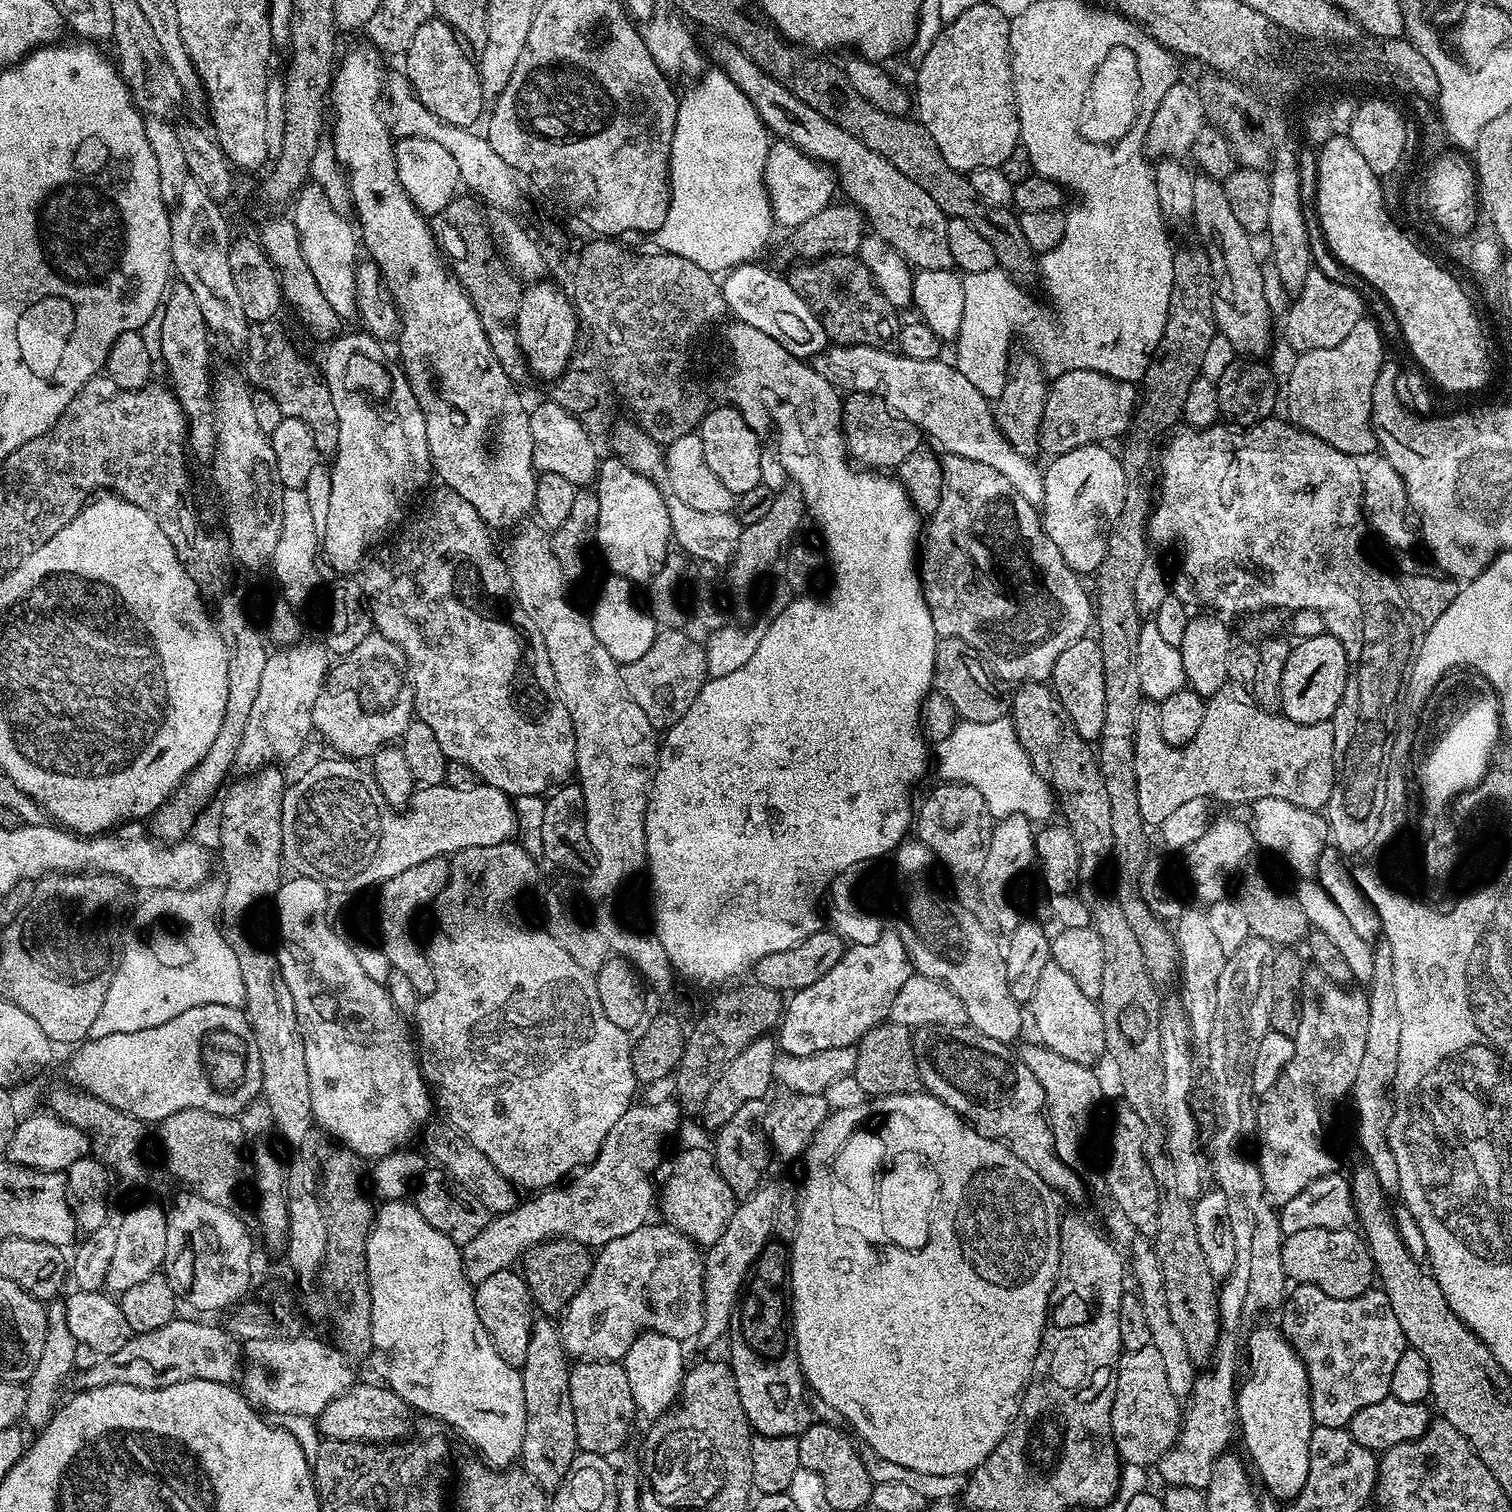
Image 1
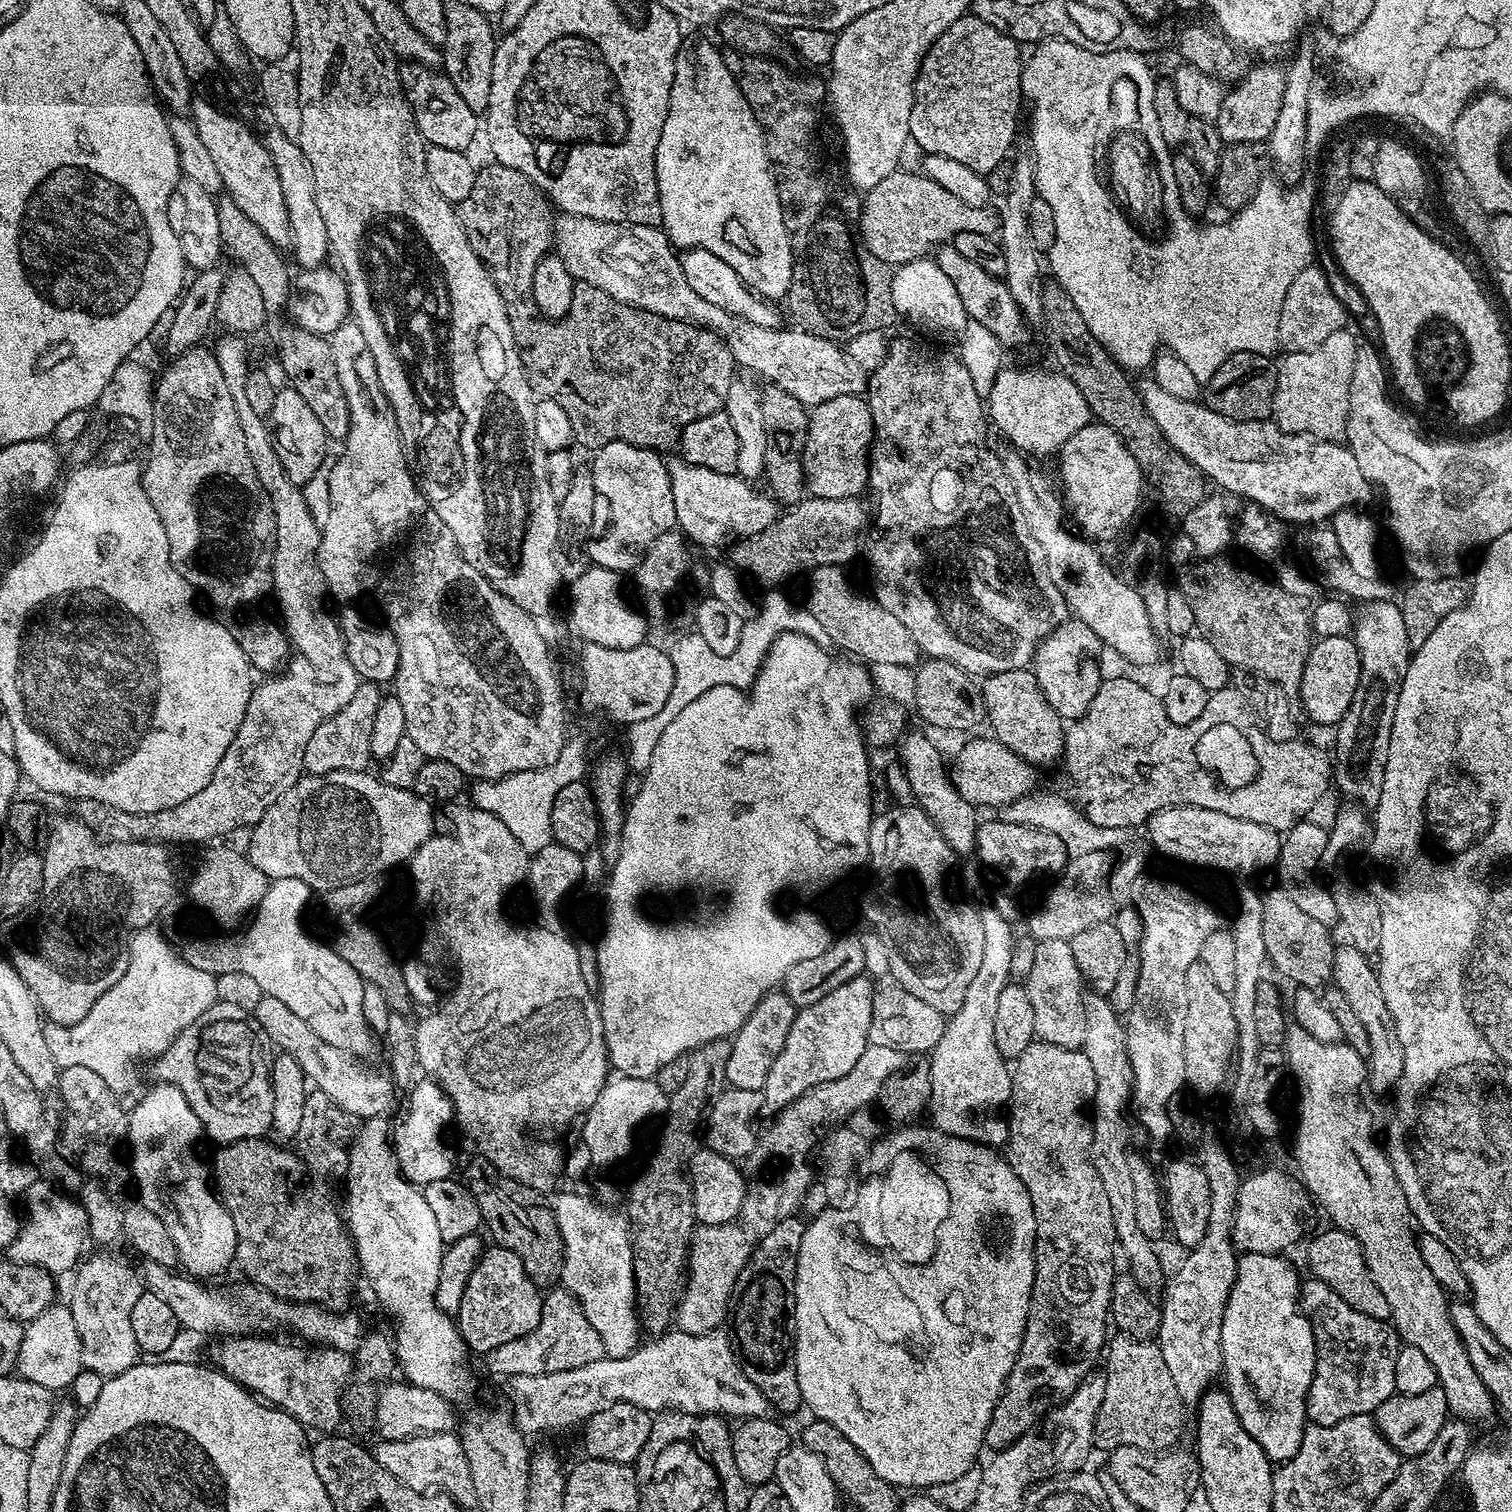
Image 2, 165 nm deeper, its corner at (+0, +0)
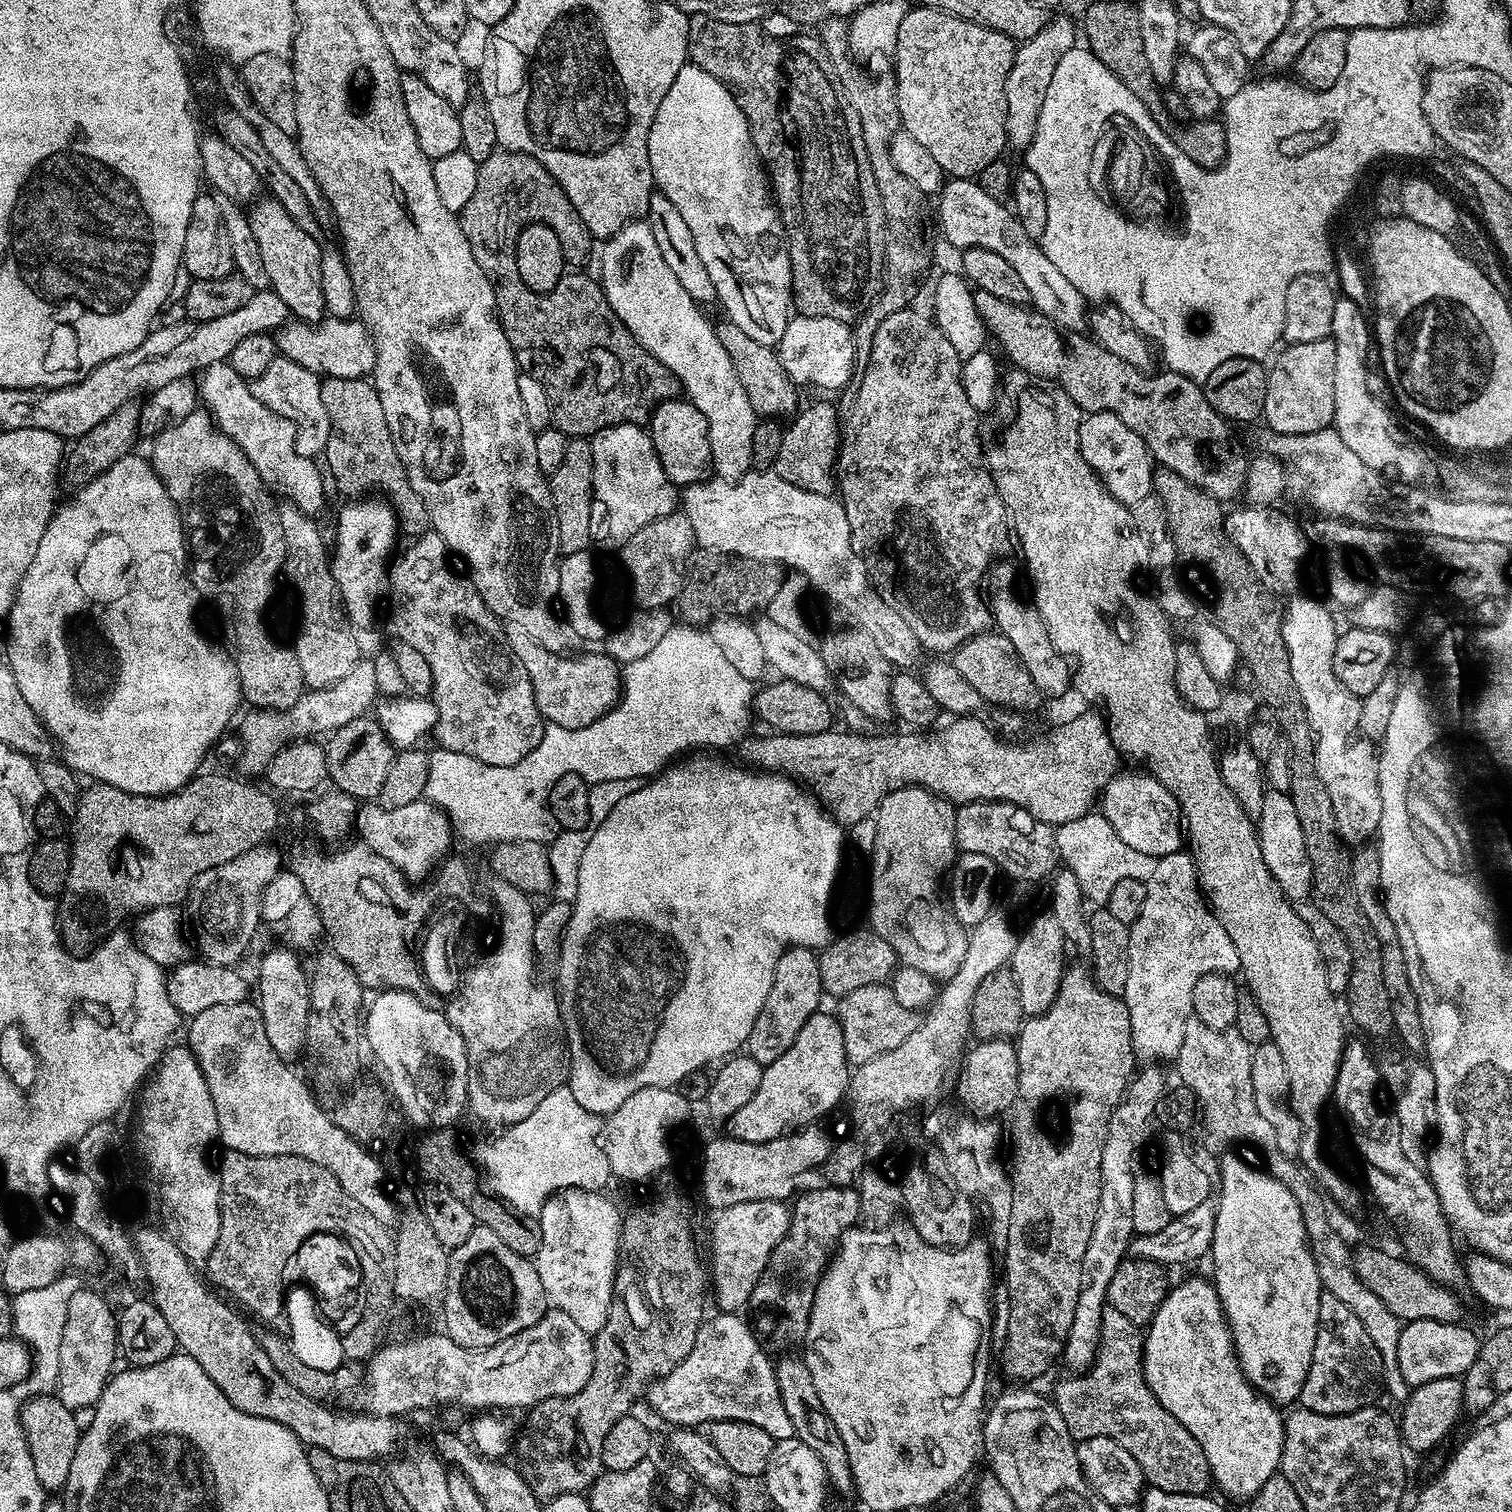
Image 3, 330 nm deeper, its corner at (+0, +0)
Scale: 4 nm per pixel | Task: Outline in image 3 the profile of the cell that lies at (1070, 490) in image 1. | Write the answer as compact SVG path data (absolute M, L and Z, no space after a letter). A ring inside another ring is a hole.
M1090 412L1080 421L1080 449L1082 458L1104 483L1104 489L1118 502L1131 506L1142 502L1142 498L1153 495L1152 474L1154 461L1147 446L1113 412Z

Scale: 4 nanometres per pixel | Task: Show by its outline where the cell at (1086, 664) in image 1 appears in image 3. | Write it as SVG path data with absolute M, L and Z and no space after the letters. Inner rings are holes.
M1004 564L1001 568L996 567L989 567L986 573L986 592L990 597L995 627L1000 635L1010 638L1010 646L1014 646L1022 666L1026 666L1026 674L1034 678L1034 686L1038 686L1041 697L1066 695L1068 688L1070 692L1073 687L1069 661L1061 656L1054 642L1050 642L1050 634L1046 634L1046 622L1042 622L1042 614L1038 614L1036 605L1025 593L1023 596L1016 589L1011 566Z

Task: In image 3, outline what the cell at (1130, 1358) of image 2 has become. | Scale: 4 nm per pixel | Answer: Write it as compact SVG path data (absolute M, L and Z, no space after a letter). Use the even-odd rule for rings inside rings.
M1105 1306L1102 1310L1102 1326L1100 1327L1100 1345L1096 1351L1096 1360L1092 1367L1083 1374L1071 1377L1073 1380L1060 1380L1056 1384L1054 1403L1062 1414L1062 1422L1066 1422L1066 1430L1070 1430L1073 1440L1083 1442L1090 1438L1105 1436L1138 1462L1144 1472L1145 1481L1158 1490L1166 1490L1170 1494L1205 1495L1212 1484L1212 1471L1206 1462L1206 1454L1202 1454L1202 1446L1194 1442L1190 1430L1174 1418L1154 1398L1154 1394L1144 1381L1144 1337L1141 1329L1134 1322L1128 1321L1118 1310Z

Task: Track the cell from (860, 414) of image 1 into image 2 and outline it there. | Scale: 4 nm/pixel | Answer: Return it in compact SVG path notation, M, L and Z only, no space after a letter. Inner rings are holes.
M863 395L830 398L826 402L815 405L808 418L808 433L804 443L804 486L808 496L818 498L850 498L859 497L868 487L868 458L872 450L874 422L870 414L870 406Z

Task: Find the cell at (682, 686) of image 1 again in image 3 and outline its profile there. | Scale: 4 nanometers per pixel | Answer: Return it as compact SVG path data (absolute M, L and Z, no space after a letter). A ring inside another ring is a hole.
M509 627L507 634L508 645L516 655L516 661L530 676L530 686L534 686L534 702L548 724L557 724L563 728L585 728L590 726L590 722L598 722L598 718L602 718L610 709L616 707L616 701L619 700L622 691L622 668L603 651L588 652L585 656L561 654L538 646L538 642L534 642L534 638L526 634L526 630Z

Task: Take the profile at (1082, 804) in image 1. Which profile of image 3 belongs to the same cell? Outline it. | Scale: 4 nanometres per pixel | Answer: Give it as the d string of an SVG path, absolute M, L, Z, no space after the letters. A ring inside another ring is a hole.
M989 630L972 636L968 641L951 653L950 662L978 690L981 701L985 705L997 704L997 709L1017 714L1032 712L1042 703L1038 686L1034 686L1034 678L1026 674L1026 666L1018 658L1014 646L1010 646L1010 638L1000 635L999 631Z

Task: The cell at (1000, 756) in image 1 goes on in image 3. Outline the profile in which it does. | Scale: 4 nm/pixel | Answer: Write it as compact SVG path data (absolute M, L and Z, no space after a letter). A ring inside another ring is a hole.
M1091 812L1080 824L1059 825L1055 829L1056 851L1063 865L1073 872L1087 903L1105 907L1110 893L1119 881L1125 879L1146 881L1154 874L1157 857L1132 850L1115 834L1112 823L1101 813Z

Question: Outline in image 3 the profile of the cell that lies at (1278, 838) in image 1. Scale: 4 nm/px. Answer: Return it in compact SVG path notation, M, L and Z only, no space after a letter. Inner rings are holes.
M1151 774L1143 775L1117 775L1104 787L1098 804L1102 815L1112 823L1115 834L1122 838L1126 846L1144 855L1157 858L1169 856L1182 848L1180 807L1174 794L1170 794L1170 790L1162 786L1162 782L1155 780Z

